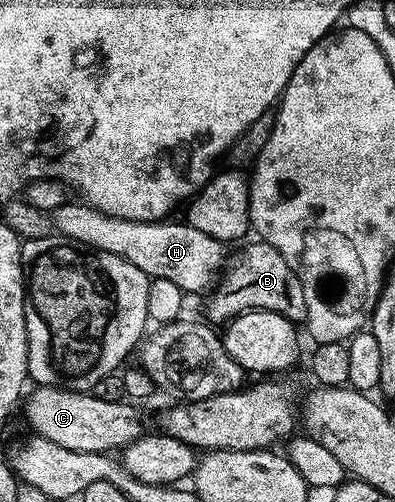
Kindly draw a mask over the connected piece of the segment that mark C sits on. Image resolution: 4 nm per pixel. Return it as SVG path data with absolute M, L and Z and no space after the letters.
M44 384L36 387L32 394L30 393L27 397L29 396L28 421L32 424L31 432L35 436L50 439L50 443L58 443L58 447L91 453L120 451L124 446L137 441L145 432L135 404L125 403L123 400L103 401L93 397L88 391L72 392L69 389Z

